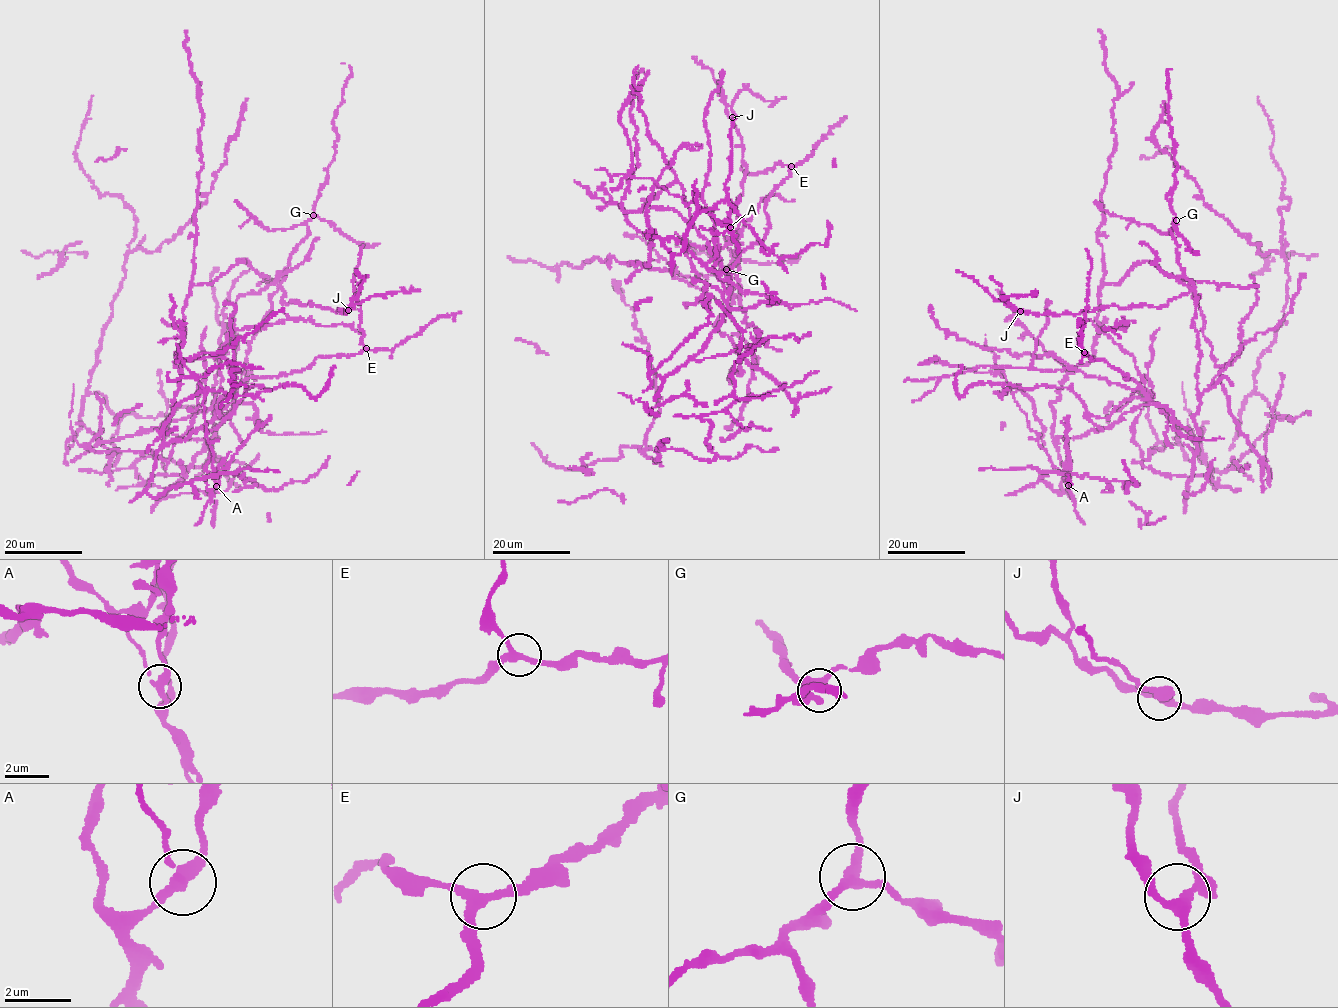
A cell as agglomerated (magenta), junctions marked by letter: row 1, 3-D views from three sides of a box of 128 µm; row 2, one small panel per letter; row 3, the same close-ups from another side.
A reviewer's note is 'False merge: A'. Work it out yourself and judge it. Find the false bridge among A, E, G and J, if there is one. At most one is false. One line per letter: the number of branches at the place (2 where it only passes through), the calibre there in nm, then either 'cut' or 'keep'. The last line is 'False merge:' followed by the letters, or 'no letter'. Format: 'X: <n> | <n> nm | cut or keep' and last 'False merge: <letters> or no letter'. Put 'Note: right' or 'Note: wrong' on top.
Note: right
A: 3 | 280 nm | cut
E: 3 | 260 nm | keep
G: 3 | 260 nm | keep
J: 3 | 240 nm | keep
False merge: A

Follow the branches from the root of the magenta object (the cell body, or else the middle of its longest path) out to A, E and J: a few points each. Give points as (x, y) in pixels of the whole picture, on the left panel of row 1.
A: (190, 439), (143, 429), (221, 396), (218, 426), (166, 444), (161, 431), (206, 391), (216, 486)
E: (190, 439), (157, 427), (143, 429), (205, 411), (247, 378), (289, 374), (319, 357), (366, 348)
J: (190, 439), (211, 440), (230, 410), (249, 341), (278, 286), (283, 303), (348, 310)

